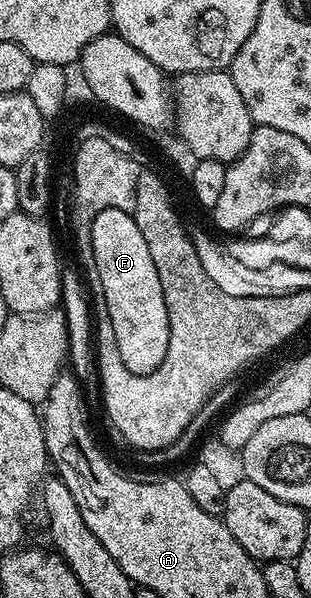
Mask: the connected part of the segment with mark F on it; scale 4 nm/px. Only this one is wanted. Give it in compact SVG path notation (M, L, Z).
M106 209L93 219L91 238L93 259L97 259L97 275L101 275L101 291L105 291L105 307L109 307L109 318L117 337L121 363L125 363L125 367L137 375L157 371L169 347L169 315L165 307L163 284L161 279L157 279L157 267L153 267L149 246L141 236L141 227L137 227L134 216L128 210Z

